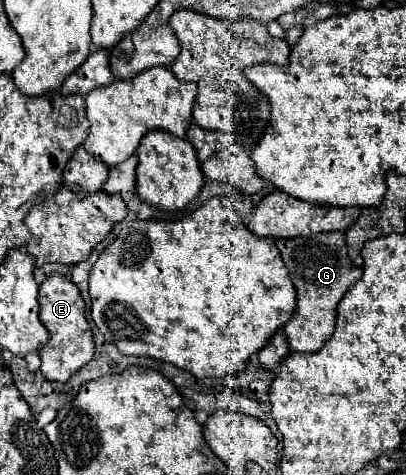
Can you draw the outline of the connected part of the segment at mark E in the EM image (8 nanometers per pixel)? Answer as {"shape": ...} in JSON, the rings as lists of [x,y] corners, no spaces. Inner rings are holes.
{"shape":[[[54,273],[40,285],[38,303],[40,321],[50,333],[50,341],[44,345],[44,349],[40,349],[40,371],[48,381],[66,383],[78,369],[82,369],[94,357],[92,329],[84,317],[84,301],[80,297],[80,289],[68,277]]]}

